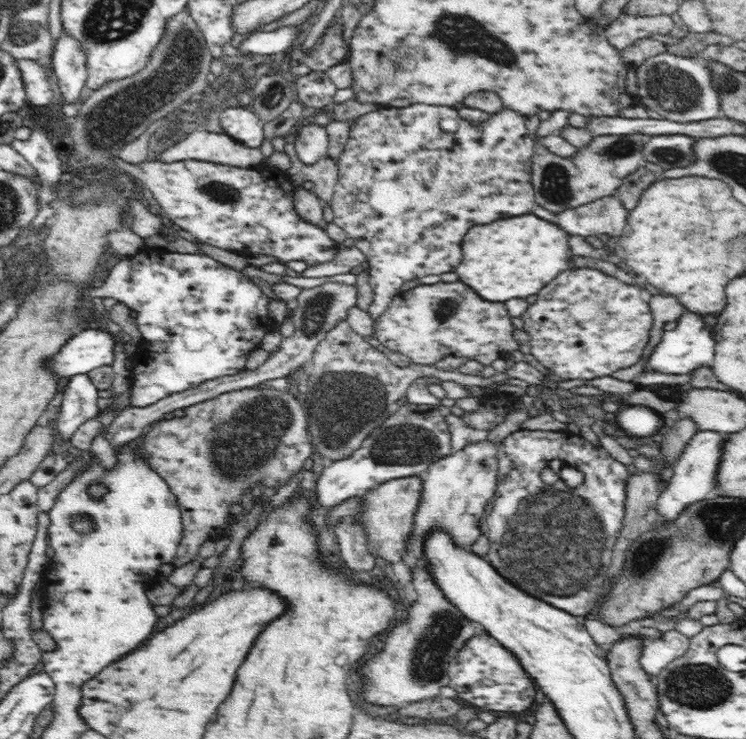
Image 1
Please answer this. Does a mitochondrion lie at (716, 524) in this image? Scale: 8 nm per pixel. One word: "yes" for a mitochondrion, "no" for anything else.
yes

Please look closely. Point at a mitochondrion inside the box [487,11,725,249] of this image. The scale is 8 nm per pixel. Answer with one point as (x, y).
(676, 90)

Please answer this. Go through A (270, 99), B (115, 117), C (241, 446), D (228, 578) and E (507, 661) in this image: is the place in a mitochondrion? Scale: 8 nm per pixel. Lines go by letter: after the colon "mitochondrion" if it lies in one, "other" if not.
A: mitochondrion
B: mitochondrion
C: mitochondrion
D: other
E: other

